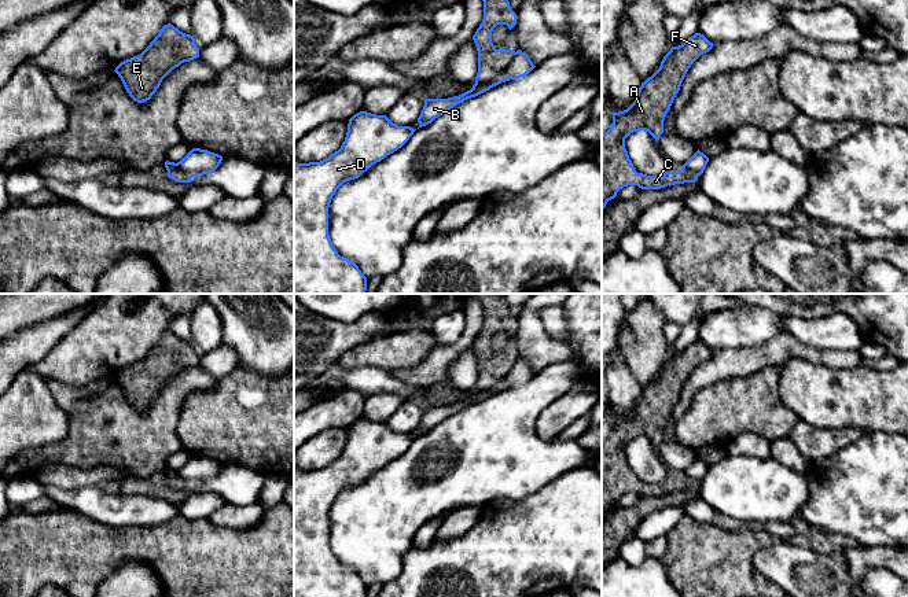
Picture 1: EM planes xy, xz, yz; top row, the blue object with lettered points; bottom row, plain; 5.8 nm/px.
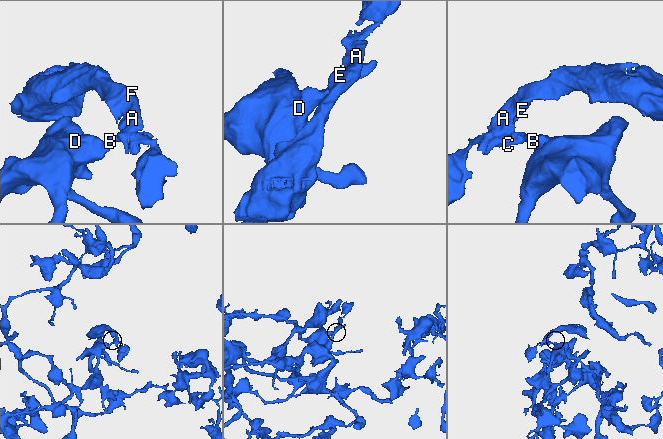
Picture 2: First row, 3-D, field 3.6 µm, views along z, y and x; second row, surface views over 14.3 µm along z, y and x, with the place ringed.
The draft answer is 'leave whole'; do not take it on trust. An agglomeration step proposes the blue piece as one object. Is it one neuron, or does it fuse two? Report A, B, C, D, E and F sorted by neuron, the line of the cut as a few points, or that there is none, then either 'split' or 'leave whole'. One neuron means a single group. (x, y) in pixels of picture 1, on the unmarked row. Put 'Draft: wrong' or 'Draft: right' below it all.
groups A C E F / B D; cut xz (515, 360), (511, 368), (492, 387), (475, 390); split
Draft: wrong

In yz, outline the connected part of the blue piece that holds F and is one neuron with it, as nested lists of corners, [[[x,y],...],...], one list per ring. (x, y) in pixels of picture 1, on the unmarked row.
[[[695,340],[681,353],[672,354],[659,376],[642,390],[636,408],[626,417],[613,420],[611,434],[602,442],[602,517],[620,497],[628,493],[661,497],[698,487],[698,483],[684,472],[680,479],[665,479],[662,483],[637,480],[625,456],[625,446],[633,439],[646,438],[657,449],[659,447],[665,424],[688,376],[713,353],[703,342]]]

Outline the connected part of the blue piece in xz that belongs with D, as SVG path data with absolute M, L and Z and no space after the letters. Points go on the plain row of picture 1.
M354 421L341 456L320 469L294 468L294 597L367 597L359 574L338 561L328 542L328 515L337 497L401 456L416 436L398 434L386 423Z

